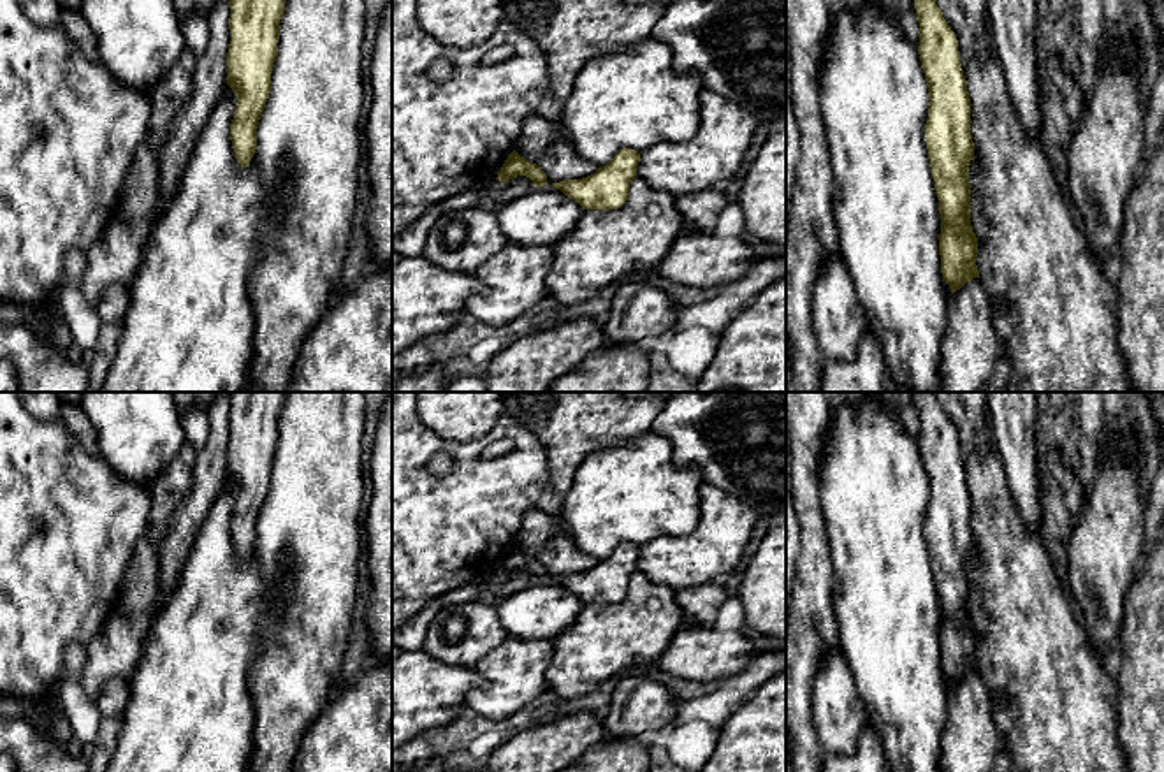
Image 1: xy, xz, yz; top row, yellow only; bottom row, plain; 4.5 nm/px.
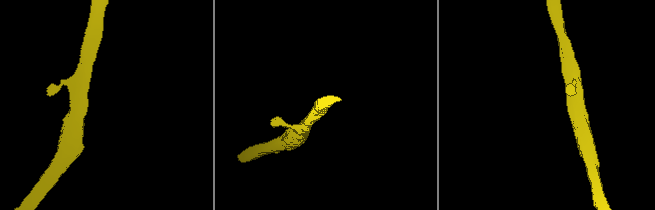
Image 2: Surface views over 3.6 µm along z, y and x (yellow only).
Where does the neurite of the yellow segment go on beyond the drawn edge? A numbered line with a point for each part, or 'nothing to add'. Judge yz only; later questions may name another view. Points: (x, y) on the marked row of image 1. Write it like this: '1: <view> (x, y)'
1: yz (874, 99)

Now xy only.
1: xy (190, 324)

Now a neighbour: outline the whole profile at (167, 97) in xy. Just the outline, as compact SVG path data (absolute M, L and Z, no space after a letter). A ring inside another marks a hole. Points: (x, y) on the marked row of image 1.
M186 47L174 65L164 72L162 79L146 90L151 109L146 144L156 158L169 139L172 121L192 98L197 58L199 56Z

